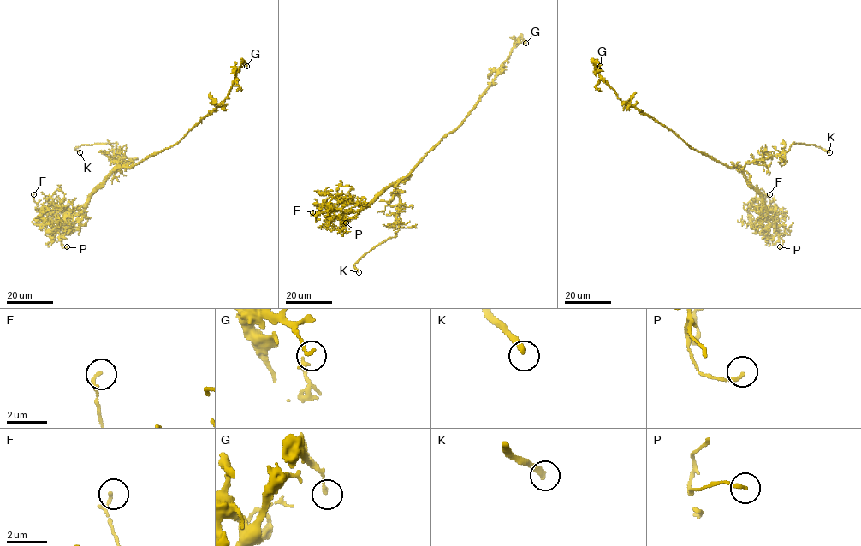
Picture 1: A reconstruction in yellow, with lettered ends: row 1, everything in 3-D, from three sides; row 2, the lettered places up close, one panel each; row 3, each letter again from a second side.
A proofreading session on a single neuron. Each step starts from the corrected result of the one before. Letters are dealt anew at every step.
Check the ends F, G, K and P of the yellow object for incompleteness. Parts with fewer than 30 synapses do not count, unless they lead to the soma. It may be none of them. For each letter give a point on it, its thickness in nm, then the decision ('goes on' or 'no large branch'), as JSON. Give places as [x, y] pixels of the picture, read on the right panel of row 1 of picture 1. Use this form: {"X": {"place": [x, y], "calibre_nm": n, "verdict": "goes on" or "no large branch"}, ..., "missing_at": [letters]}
{"F": {"place": [769, 194], "calibre_nm": 160, "verdict": "no large branch"}, "G": {"place": [600, 66], "calibre_nm": 150, "verdict": "no large branch"}, "K": {"place": [829, 152], "calibre_nm": 320, "verdict": "goes on"}, "P": {"place": [780, 246], "calibre_nm": 170, "verdict": "no large branch"}, "missing_at": ["K"]}

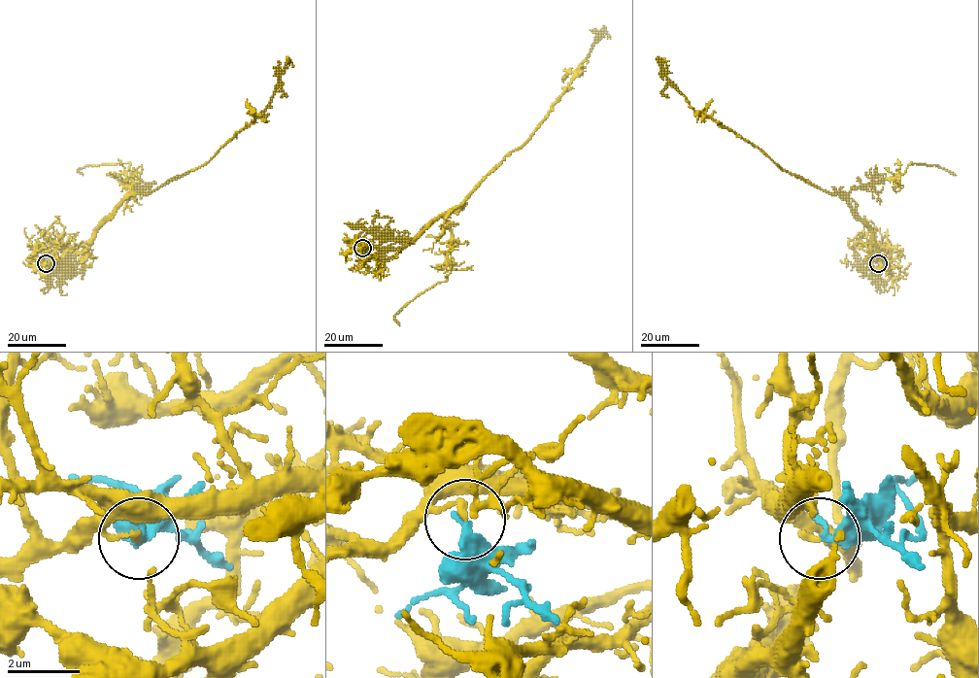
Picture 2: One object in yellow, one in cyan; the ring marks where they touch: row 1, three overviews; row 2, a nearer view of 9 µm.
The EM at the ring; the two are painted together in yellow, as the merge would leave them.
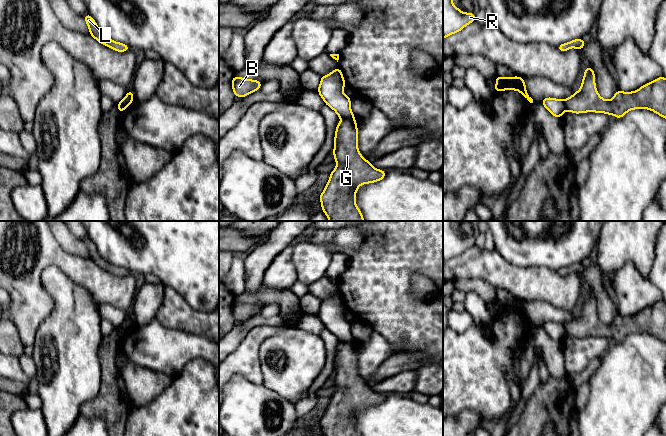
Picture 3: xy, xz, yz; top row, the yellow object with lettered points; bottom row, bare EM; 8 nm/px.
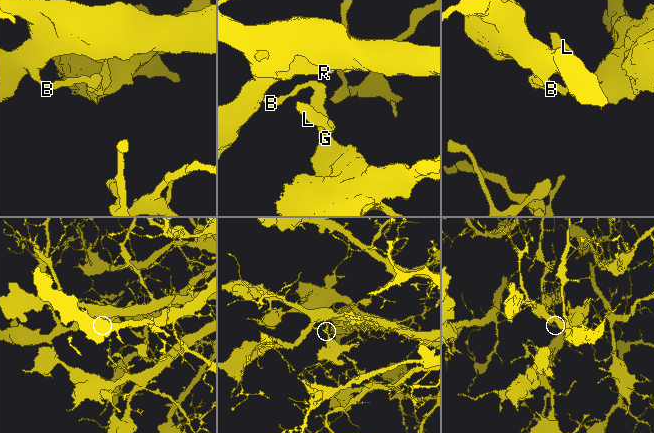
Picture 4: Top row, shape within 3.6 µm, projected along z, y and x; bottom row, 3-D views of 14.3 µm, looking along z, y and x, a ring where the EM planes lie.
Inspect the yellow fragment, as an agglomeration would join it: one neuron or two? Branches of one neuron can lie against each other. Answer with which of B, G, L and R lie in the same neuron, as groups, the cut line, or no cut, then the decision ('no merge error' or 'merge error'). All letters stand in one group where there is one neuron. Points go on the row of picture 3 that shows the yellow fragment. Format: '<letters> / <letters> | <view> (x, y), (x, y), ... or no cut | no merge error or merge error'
B R / G L | xz (353, 116), (341, 119) | merge error

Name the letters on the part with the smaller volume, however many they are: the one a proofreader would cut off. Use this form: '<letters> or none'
G, L

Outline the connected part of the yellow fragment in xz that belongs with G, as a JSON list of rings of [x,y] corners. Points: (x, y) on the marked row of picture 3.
[[[355,117],[341,119],[336,125],[334,138],[335,162],[337,167],[331,172],[329,181],[320,194],[322,211],[329,221],[365,221],[360,209],[355,202],[358,187],[362,184],[373,183],[382,180],[386,171],[376,169],[358,151],[358,129]]]

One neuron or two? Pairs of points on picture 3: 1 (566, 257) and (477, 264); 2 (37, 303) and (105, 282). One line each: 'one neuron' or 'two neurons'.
1: two neurons
2: one neuron

